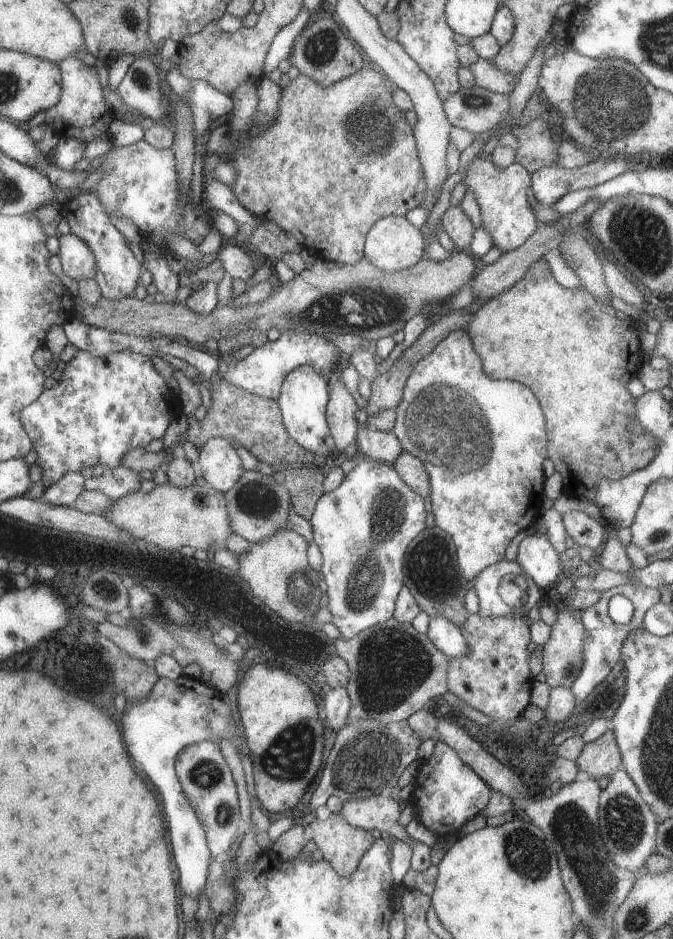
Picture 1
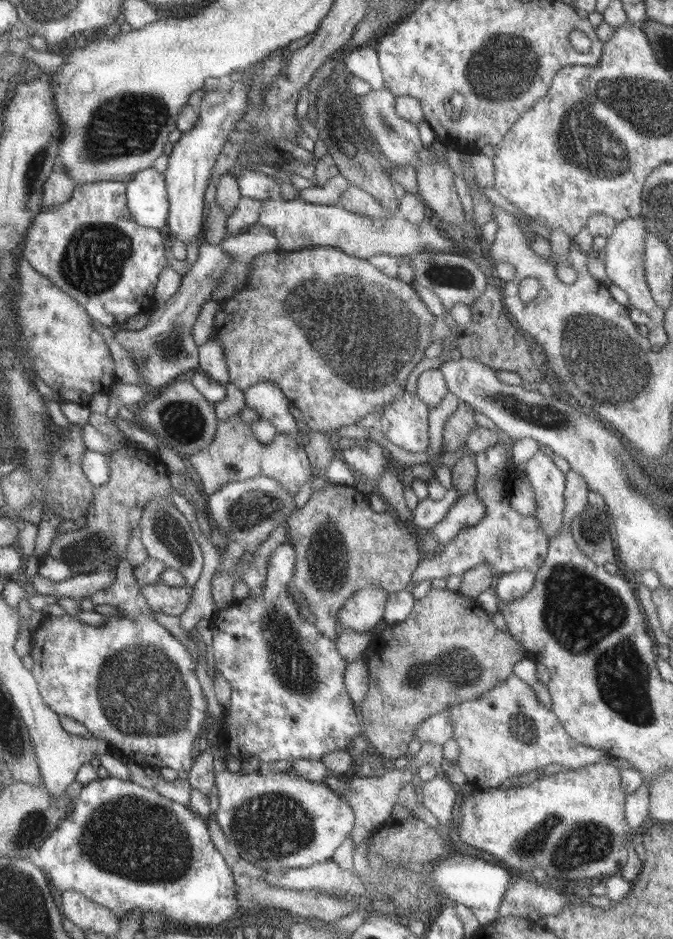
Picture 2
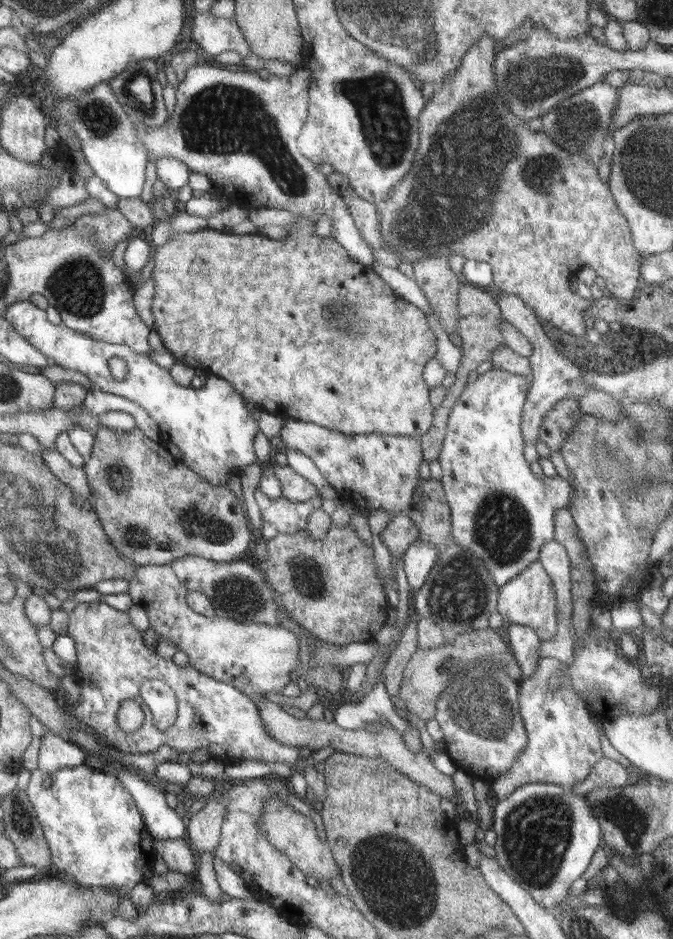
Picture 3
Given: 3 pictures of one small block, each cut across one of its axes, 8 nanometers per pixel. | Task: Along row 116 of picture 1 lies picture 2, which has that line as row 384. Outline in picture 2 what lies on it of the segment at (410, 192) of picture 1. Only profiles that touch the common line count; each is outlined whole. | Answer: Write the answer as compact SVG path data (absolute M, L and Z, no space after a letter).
M312 245L297 251L284 251L280 248L278 251L256 255L251 262L243 287L219 303L213 326L215 338L220 341L226 357L230 383L242 391L254 387L259 382L276 383L290 401L290 405L302 412L304 421L311 431L326 433L343 426L356 425L364 420L365 416L381 412L381 408L388 407L404 392L408 392L406 386L408 380L412 378L412 372L416 372L416 368L420 368L424 360L430 361L426 356L426 350L436 342L436 329L441 326L441 317L431 311L414 283L408 284L396 277L388 276L367 260L345 253L342 249L328 245Z

